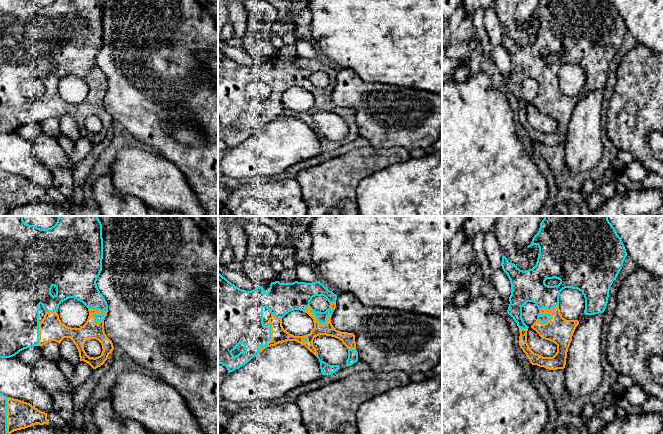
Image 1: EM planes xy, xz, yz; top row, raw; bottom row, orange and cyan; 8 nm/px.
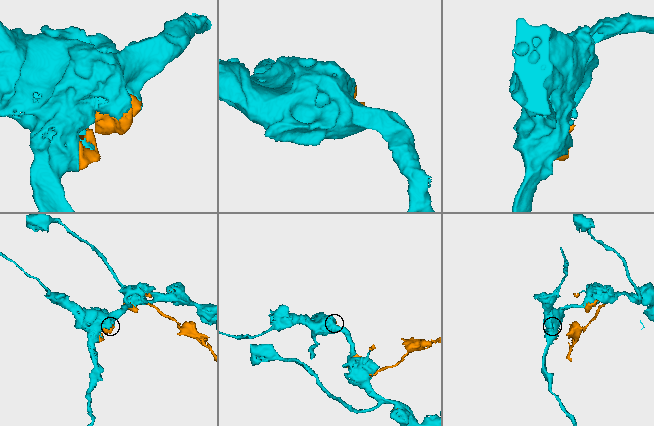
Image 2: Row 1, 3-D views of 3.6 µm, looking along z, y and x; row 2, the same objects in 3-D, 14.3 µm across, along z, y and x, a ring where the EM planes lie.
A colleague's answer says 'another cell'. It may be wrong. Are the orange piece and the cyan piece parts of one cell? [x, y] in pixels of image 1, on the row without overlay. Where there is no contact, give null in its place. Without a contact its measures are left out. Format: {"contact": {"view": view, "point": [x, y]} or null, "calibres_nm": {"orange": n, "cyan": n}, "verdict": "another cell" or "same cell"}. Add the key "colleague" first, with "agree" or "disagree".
{"colleague": "disagree", "contact": {"view": "yz", "point": [543, 89]}, "calibres_nm": {"orange": 220, "cyan": 80}, "verdict": "same cell"}

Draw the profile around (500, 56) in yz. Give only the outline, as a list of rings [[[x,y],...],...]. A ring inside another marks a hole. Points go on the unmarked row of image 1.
[[[492,6],[485,8],[483,20],[492,45],[492,59],[503,76],[509,75],[511,60],[507,50],[502,45],[502,28]]]

